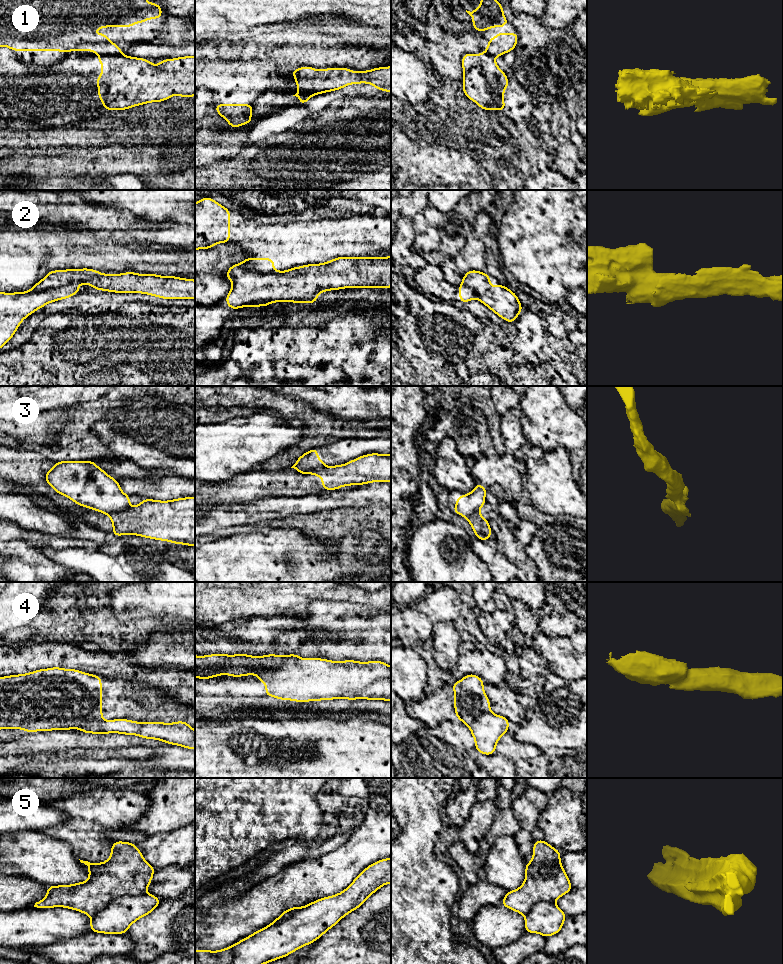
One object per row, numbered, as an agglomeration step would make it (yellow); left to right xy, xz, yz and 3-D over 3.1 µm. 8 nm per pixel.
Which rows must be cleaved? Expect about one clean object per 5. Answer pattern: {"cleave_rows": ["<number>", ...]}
{"cleave_rows": ["1", "2", "3", "4", "5"]}

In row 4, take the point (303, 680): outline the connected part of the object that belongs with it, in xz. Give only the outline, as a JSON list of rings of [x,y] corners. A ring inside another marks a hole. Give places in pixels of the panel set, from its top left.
[[[299,658],[258,674],[266,686],[264,696],[281,700],[368,699],[391,702],[391,666],[376,660],[335,662]]]

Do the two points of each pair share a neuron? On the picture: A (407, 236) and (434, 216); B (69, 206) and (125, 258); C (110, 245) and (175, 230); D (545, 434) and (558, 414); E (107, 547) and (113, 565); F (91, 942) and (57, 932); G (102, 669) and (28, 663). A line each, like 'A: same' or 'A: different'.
A: different
B: different
C: different
D: same
E: different
F: different
G: same

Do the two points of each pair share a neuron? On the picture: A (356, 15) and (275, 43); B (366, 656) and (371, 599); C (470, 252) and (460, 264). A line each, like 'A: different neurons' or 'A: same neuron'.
A: different neurons
B: different neurons
C: same neuron

